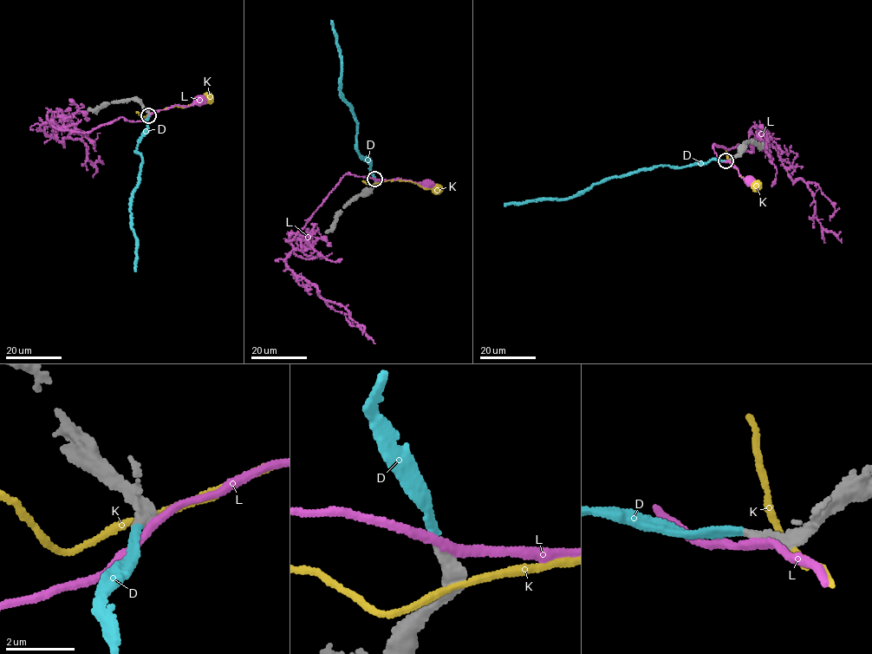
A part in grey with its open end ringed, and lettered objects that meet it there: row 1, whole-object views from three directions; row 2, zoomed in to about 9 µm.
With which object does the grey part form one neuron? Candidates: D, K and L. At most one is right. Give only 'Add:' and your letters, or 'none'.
Add: D

